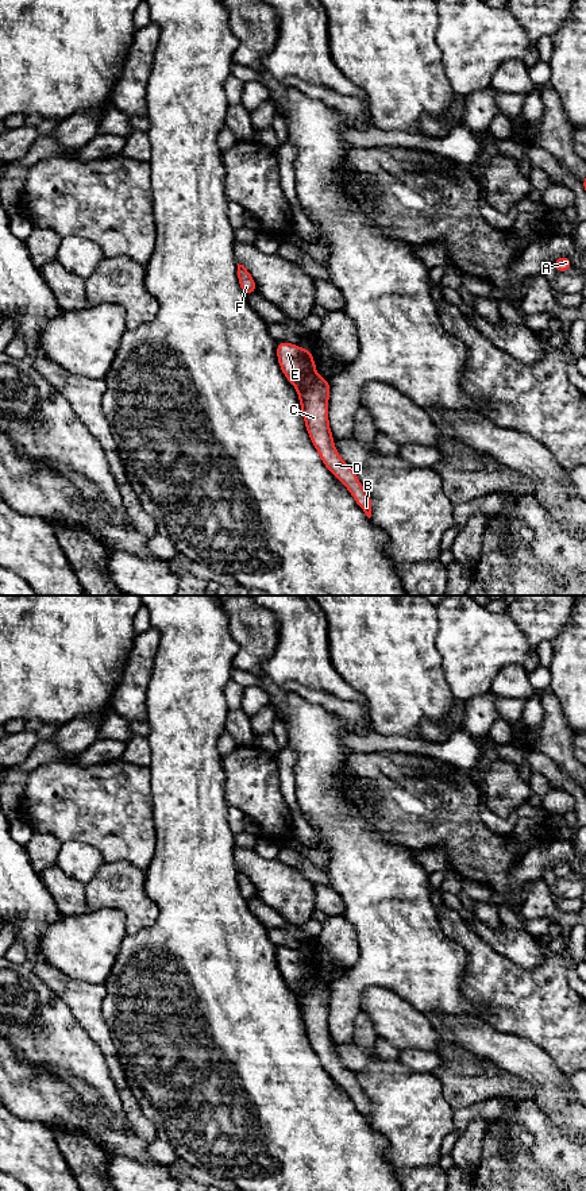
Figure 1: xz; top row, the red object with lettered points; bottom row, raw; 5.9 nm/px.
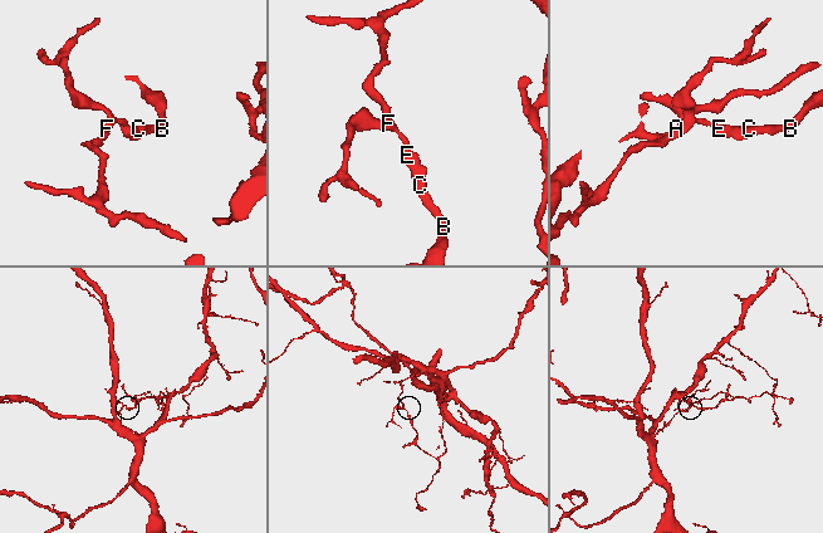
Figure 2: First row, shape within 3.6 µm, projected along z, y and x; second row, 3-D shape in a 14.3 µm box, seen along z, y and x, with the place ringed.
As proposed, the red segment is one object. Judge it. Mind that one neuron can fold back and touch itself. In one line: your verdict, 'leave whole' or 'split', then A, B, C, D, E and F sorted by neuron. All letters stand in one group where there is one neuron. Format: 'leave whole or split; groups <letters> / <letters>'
split; groups A B C D / E F

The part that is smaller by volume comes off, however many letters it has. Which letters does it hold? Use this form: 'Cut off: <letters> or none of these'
Cut off: A, B, C, D

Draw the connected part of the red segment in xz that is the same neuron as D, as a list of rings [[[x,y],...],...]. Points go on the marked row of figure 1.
[[[316,371],[308,374],[297,386],[305,427],[324,466],[347,487],[358,506],[370,519],[370,496],[361,485],[354,469],[343,462],[334,446],[328,421],[329,386],[329,381]]]

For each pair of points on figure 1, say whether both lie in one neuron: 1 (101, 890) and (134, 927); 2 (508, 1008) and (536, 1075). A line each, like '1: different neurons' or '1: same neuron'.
1: same neuron
2: different neurons

